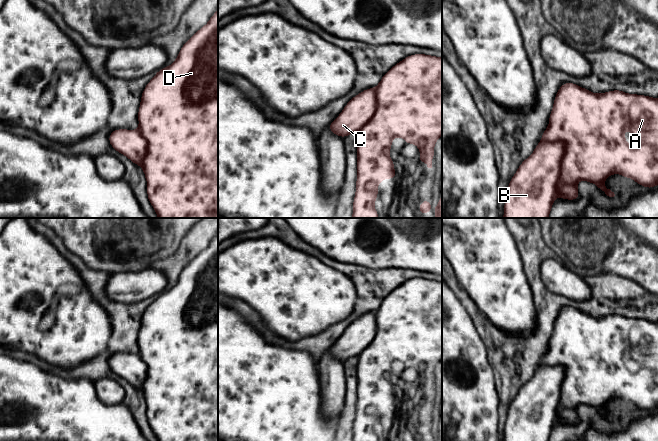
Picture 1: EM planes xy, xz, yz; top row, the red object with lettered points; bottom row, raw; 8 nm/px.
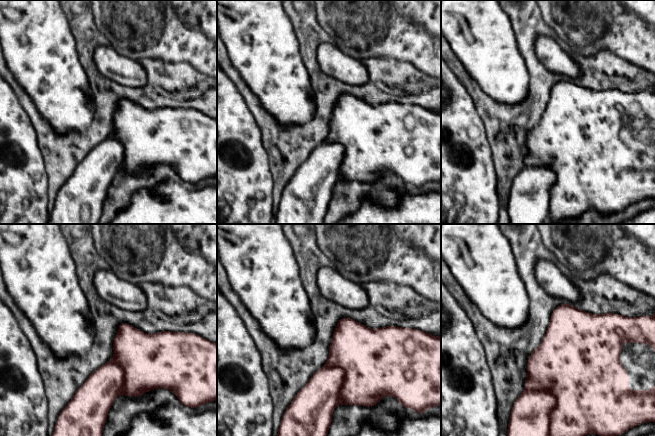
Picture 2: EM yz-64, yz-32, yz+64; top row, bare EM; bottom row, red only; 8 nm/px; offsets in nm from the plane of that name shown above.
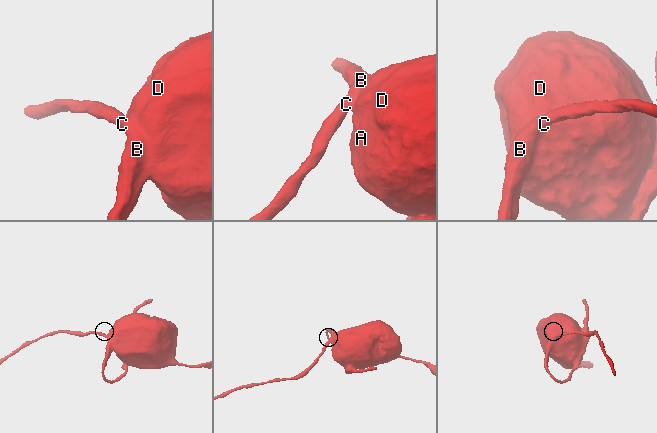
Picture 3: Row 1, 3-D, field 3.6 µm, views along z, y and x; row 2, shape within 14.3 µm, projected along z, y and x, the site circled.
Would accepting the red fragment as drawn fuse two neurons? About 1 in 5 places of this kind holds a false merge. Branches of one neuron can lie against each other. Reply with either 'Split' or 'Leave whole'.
Split

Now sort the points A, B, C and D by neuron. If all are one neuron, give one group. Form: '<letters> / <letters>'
A D / B C

